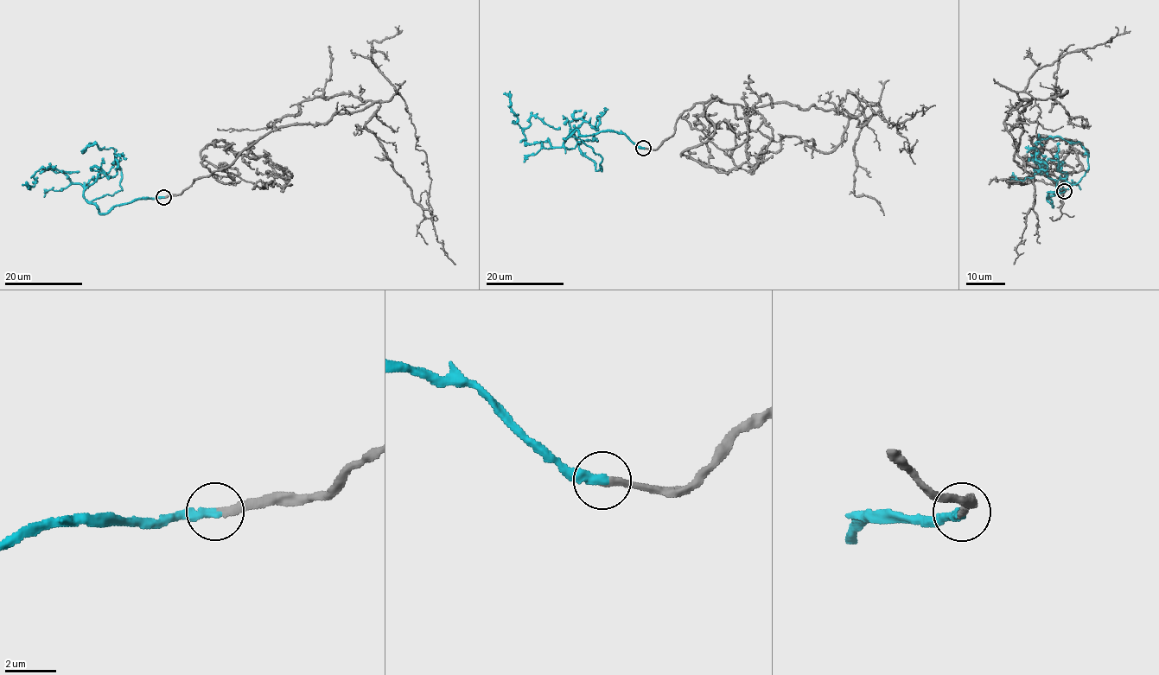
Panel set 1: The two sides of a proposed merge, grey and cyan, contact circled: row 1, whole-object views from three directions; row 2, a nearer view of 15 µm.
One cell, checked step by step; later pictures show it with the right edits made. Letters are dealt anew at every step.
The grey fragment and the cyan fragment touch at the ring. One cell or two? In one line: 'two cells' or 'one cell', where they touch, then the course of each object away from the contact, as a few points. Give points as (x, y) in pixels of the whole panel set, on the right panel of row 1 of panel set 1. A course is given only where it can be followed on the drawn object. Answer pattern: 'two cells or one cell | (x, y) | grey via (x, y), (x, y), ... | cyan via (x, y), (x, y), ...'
one cell | (1064, 191) | grey via (1064, 192), (1014, 160), (1022, 132), (1017, 121), (1029, 101), (1023, 100), (1004, 124), (1034, 187), (1013, 264) | cyan via (1064, 192), (1047, 194), (1053, 206), (1047, 199), (1087, 169), (1087, 150), (1059, 136), (1034, 143)

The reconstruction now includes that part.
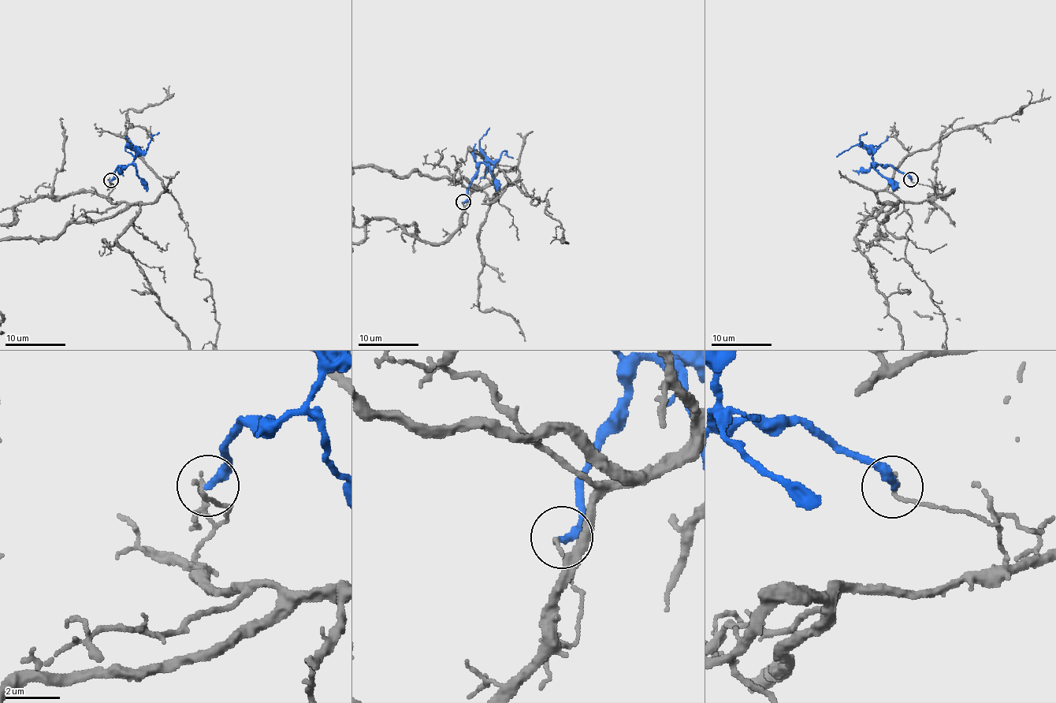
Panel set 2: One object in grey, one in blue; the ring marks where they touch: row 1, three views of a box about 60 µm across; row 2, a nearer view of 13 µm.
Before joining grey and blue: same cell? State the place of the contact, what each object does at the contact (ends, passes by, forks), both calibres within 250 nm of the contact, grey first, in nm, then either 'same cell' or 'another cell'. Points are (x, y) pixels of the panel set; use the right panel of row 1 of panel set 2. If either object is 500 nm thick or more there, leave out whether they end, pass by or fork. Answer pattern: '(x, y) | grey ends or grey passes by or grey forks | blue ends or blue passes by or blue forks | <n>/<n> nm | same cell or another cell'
(910, 180) | grey ends | blue ends | 130/320 nm | another cell

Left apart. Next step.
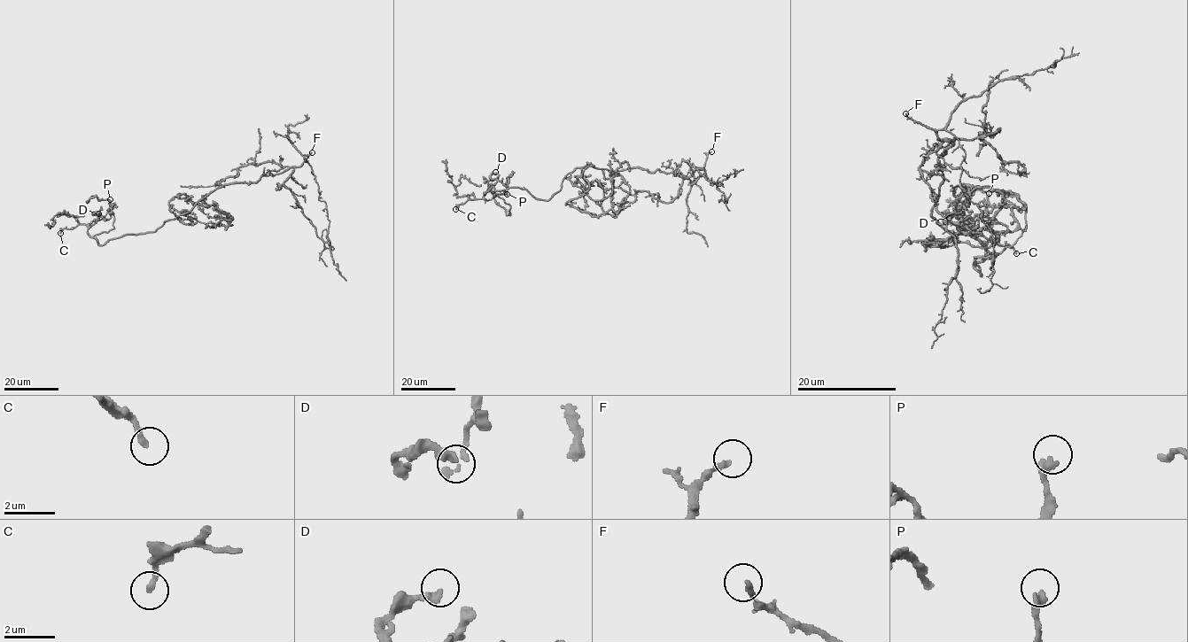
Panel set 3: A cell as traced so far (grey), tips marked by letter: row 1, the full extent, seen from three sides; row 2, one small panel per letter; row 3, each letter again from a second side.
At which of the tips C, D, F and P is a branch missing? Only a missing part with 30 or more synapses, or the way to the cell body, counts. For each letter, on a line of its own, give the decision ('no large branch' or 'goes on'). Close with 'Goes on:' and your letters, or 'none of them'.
C: no large branch
D: no large branch
F: goes on
P: no large branch
Goes on: F

